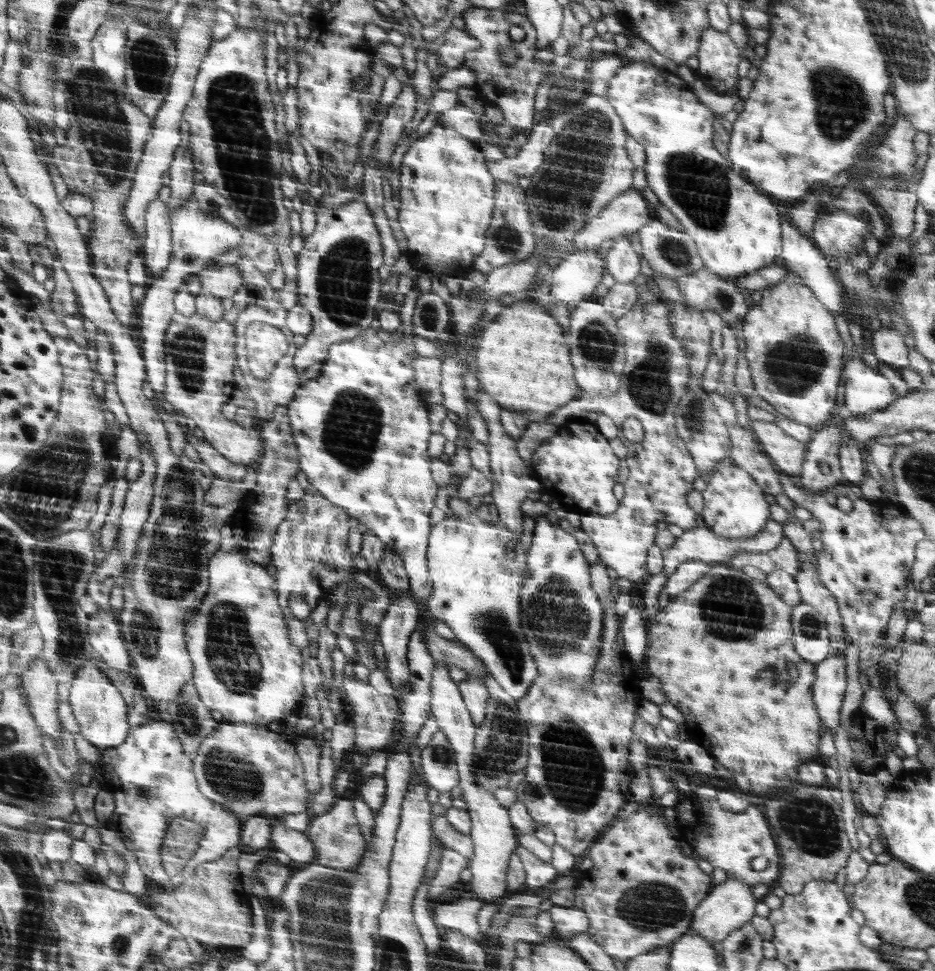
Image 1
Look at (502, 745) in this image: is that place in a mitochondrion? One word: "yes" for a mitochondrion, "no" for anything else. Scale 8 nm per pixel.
yes

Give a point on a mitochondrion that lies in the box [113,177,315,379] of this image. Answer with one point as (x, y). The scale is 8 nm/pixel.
(213, 205)

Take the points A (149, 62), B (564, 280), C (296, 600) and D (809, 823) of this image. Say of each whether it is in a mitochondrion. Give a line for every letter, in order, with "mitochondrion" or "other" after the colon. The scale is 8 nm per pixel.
A: mitochondrion
B: other
C: other
D: mitochondrion

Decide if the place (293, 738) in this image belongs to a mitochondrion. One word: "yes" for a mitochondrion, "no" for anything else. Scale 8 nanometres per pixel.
no

